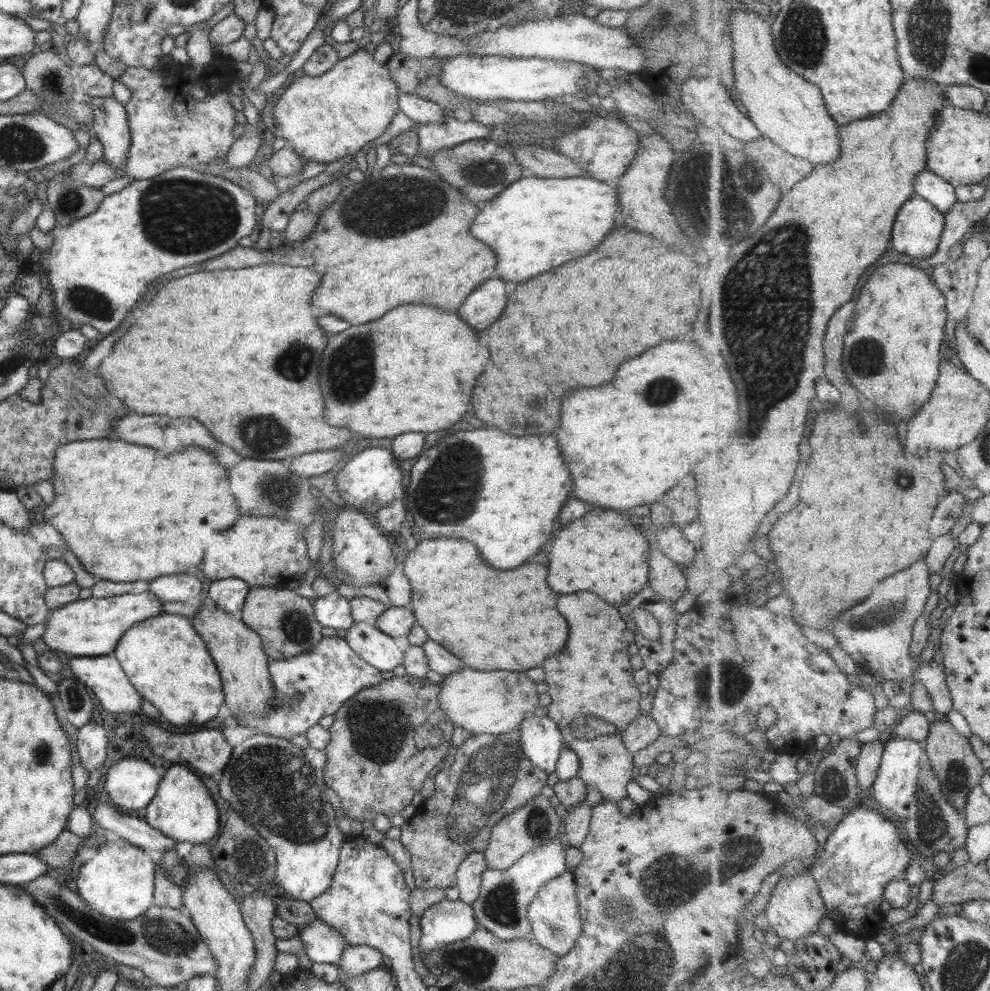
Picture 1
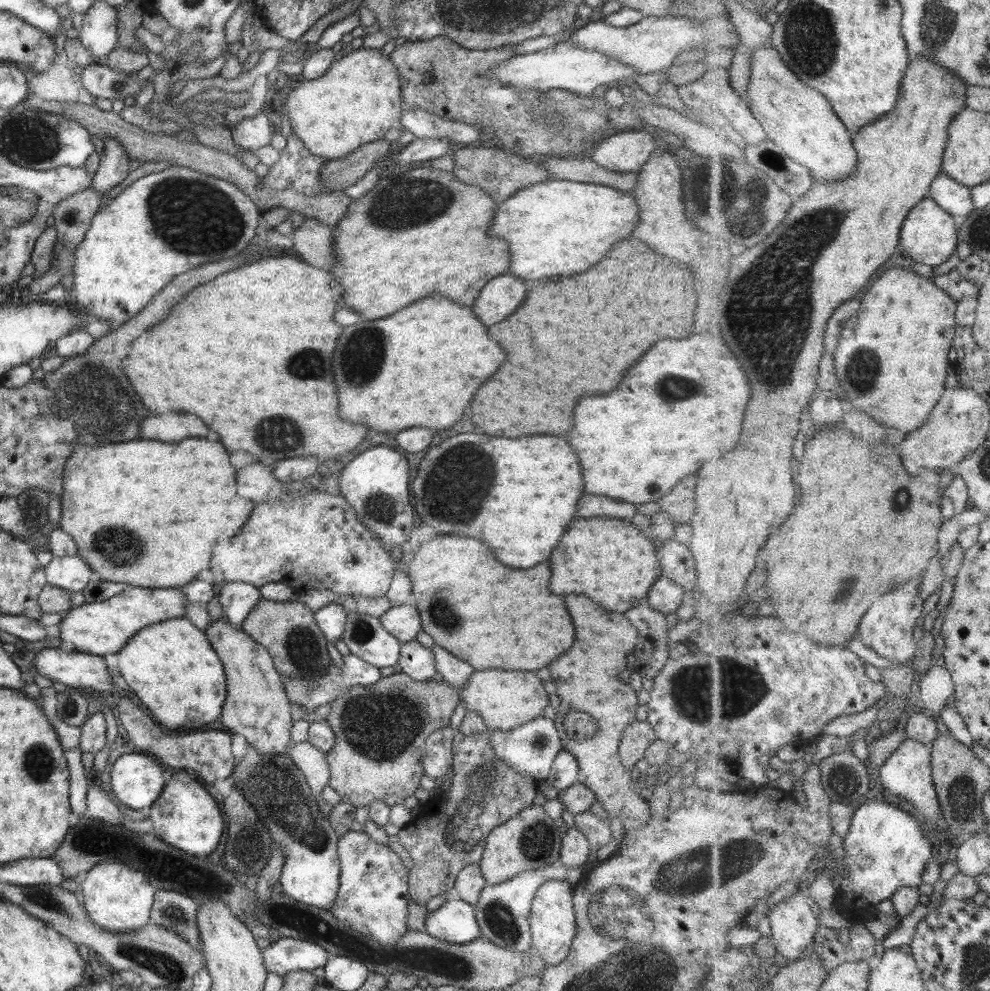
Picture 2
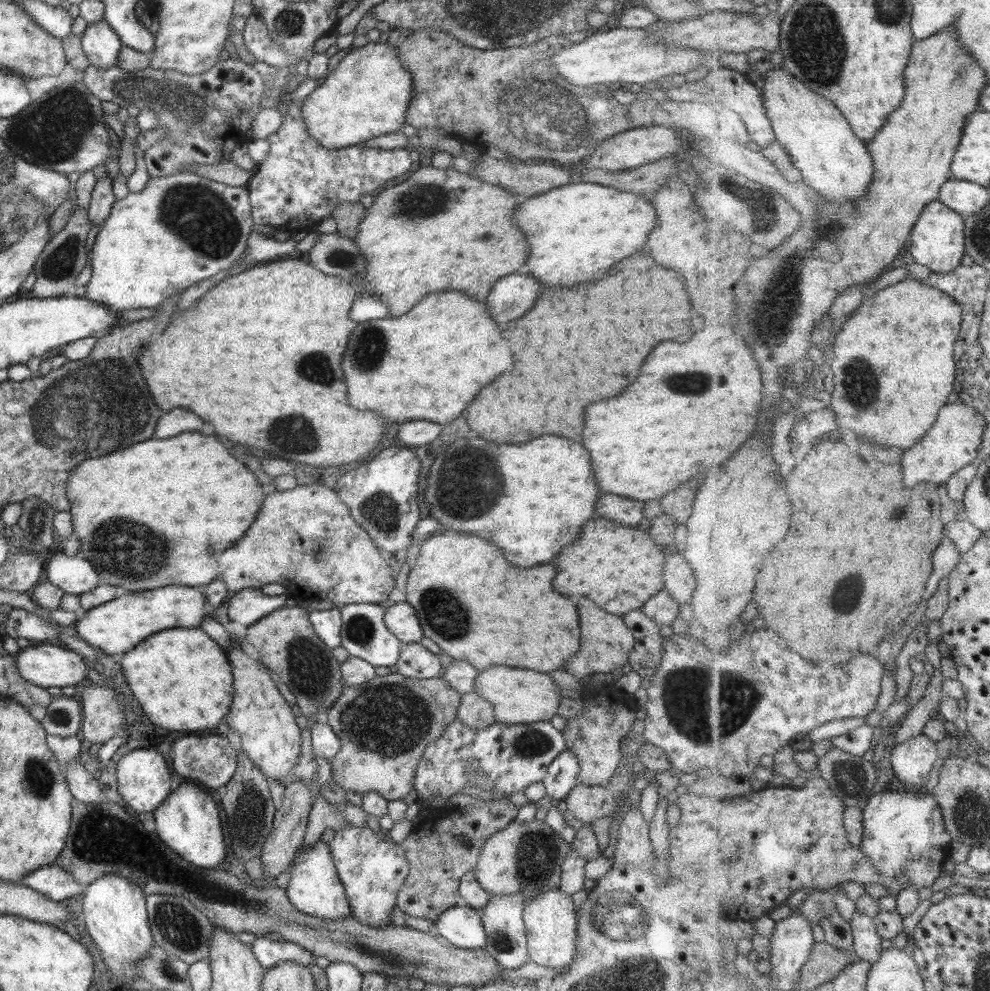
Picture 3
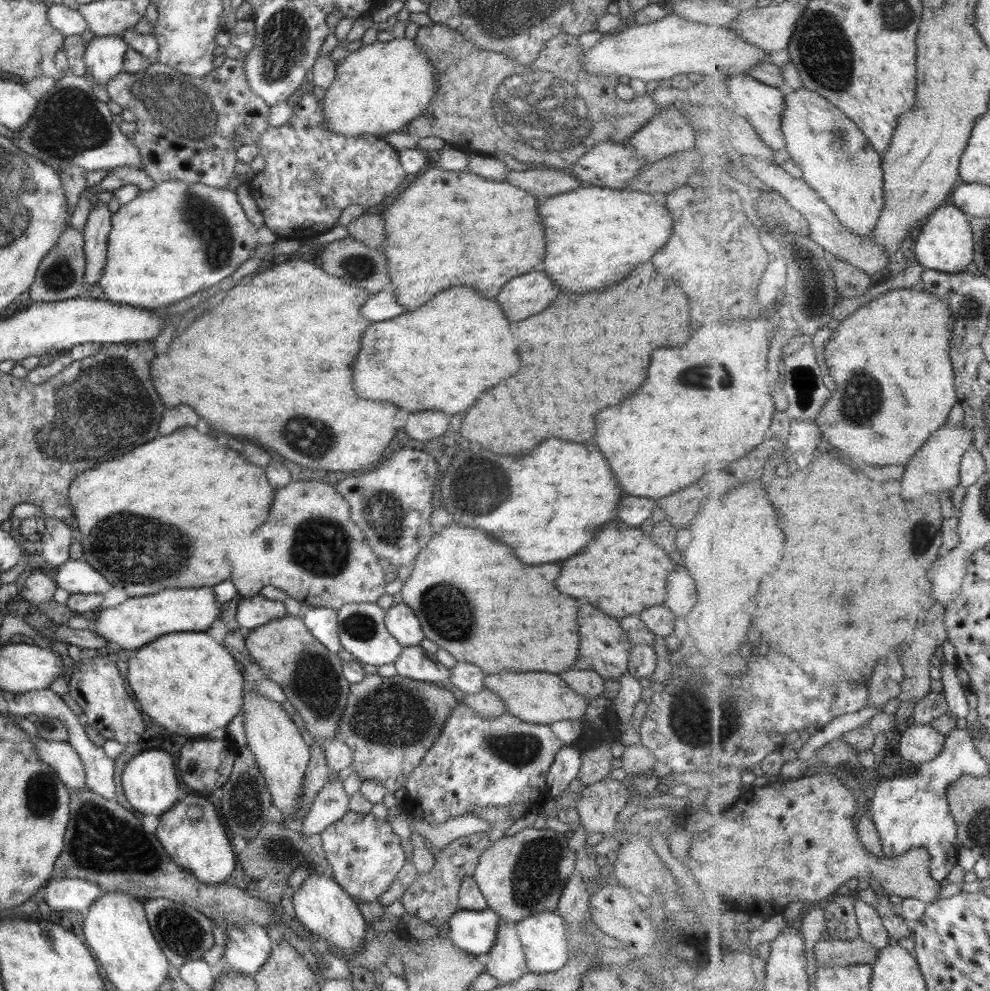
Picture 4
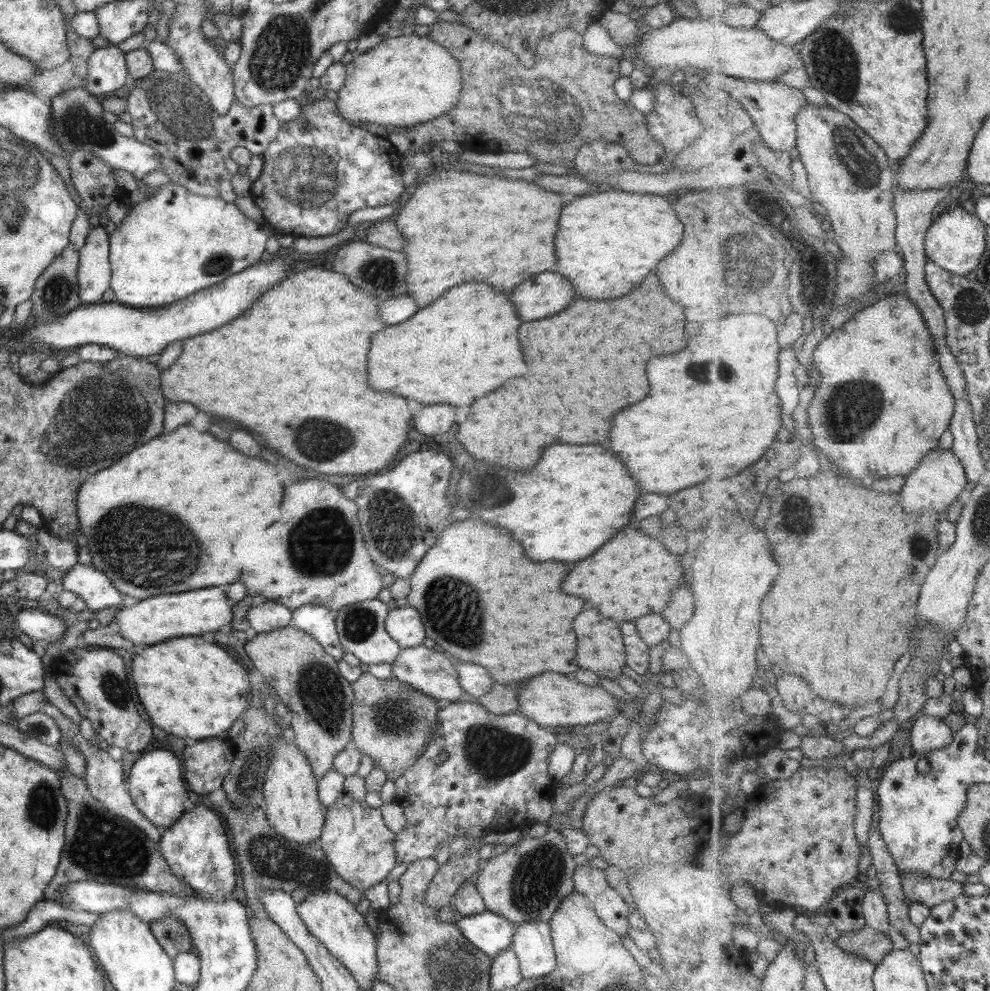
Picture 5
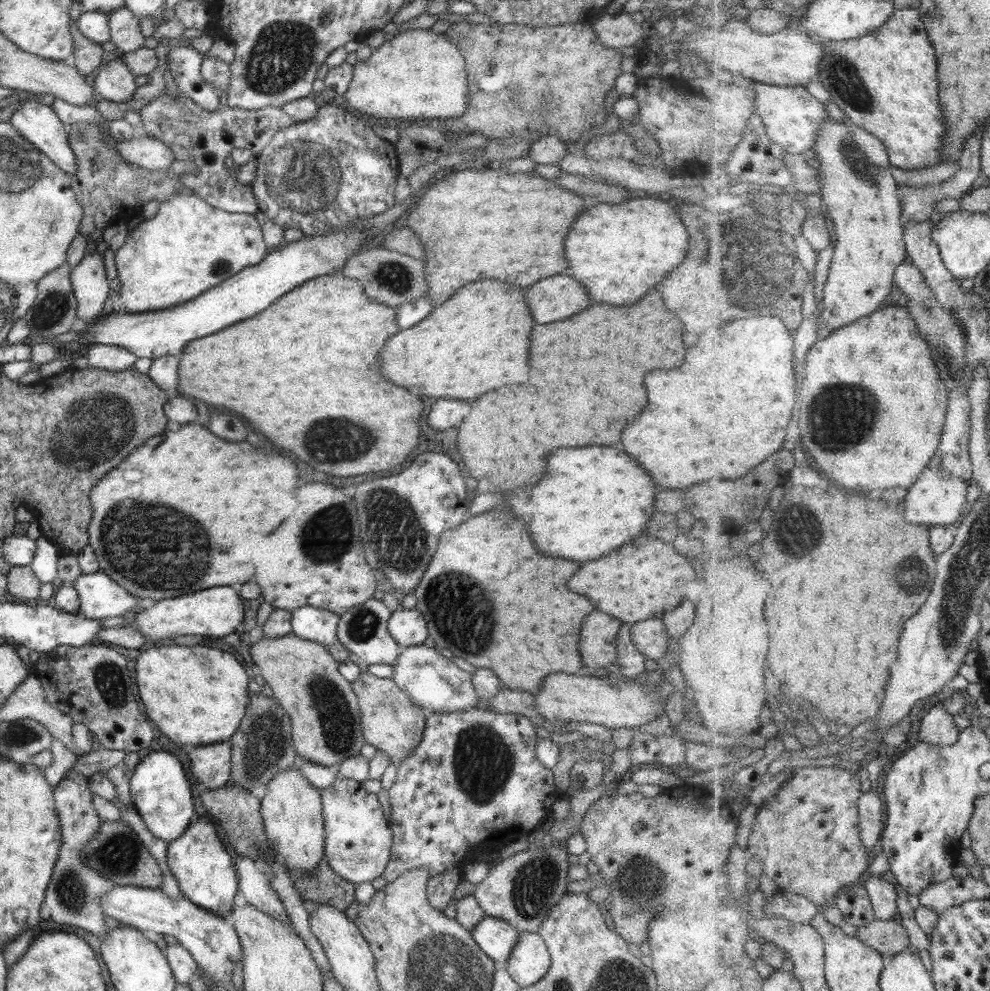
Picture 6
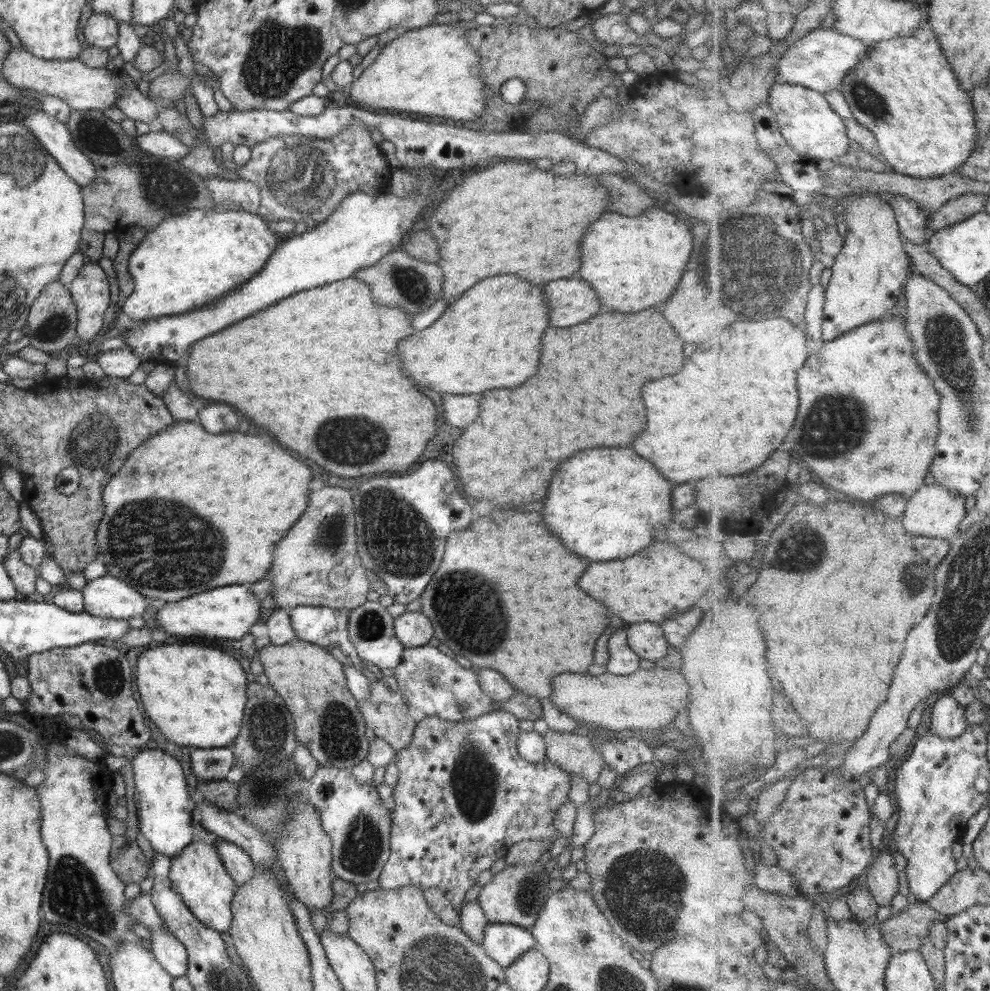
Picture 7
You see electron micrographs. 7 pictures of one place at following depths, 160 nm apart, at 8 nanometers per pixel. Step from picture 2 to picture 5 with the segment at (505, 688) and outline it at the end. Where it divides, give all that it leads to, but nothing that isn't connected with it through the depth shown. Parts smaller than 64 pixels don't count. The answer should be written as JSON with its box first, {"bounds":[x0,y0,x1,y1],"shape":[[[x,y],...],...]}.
{"bounds":[512,672,623,730],"shape":[[[543,672],[543,674],[533,676],[527,682],[521,682],[519,686],[512,688],[517,688],[516,701],[519,706],[517,712],[545,730],[557,726],[571,728],[601,722],[621,713],[617,704],[623,702],[621,699],[612,697],[599,684],[595,686],[584,685],[576,680],[569,680],[561,674],[555,674],[555,672]]]}

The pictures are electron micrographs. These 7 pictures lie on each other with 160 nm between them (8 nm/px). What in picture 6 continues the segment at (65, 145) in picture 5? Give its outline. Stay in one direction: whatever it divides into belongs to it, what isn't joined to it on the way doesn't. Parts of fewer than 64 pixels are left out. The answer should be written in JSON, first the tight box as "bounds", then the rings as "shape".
{"bounds":[114,131,173,170],"shape":[[[140,131],[130,140],[115,141],[114,150],[125,162],[145,170],[165,169],[173,162],[172,152],[160,140]]]}

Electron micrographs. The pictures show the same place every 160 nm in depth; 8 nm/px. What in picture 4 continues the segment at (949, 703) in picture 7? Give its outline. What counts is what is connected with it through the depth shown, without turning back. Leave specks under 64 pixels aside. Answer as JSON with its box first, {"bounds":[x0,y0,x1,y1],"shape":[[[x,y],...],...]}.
{"bounds":[900,724,948,768],"shape":[[[932,724],[912,725],[902,730],[900,754],[903,761],[909,761],[917,768],[936,760],[943,751],[948,736],[937,731]]]}

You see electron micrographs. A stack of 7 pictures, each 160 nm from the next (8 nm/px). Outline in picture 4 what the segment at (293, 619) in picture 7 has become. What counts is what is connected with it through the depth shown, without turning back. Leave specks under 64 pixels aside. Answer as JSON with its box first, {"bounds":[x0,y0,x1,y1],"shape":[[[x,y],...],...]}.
{"bounds":[300,607,339,654],"shape":[[[308,607],[300,615],[305,628],[333,654],[339,650],[337,611],[327,607]]]}

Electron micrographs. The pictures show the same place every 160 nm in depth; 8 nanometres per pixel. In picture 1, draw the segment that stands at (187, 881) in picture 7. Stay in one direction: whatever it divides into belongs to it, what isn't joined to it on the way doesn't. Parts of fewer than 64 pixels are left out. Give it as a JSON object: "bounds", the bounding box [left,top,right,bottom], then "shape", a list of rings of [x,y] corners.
{"bounds":[143,765,217,846],"shape":[[[182,765],[171,766],[165,770],[157,786],[155,796],[143,809],[145,822],[175,840],[177,844],[189,842],[191,845],[203,846],[217,835],[217,809],[205,786]]]}

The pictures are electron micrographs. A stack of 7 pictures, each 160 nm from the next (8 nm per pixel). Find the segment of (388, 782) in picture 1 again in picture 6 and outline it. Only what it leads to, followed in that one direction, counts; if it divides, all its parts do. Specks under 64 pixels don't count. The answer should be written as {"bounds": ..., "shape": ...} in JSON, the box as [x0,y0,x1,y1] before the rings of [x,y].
{"bounds":[350,671,427,766],"shape":[[[360,671],[350,685],[358,700],[363,741],[376,752],[385,754],[387,761],[397,766],[421,743],[427,711],[414,705],[390,678],[377,678],[368,671]]]}

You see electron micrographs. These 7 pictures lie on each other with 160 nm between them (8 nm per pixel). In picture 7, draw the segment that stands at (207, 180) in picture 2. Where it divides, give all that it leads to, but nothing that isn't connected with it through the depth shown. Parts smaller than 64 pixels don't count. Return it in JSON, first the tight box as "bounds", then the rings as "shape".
{"bounds":[121,209,280,322],"shape":[[[191,209],[178,215],[166,216],[166,219],[157,224],[157,228],[146,233],[126,260],[127,272],[133,282],[133,292],[125,300],[121,310],[131,320],[145,322],[160,316],[180,315],[200,309],[213,300],[223,298],[229,290],[237,288],[237,285],[260,271],[280,243],[280,238],[267,229],[264,219],[248,212]]]}

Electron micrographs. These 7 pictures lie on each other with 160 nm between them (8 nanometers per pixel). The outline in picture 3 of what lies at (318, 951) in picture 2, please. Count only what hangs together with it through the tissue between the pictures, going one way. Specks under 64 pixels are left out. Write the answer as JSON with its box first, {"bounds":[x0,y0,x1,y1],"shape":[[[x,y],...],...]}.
{"bounds":[249,935,313,970],"shape":[[[257,935],[255,941],[249,946],[263,970],[273,968],[288,960],[308,967],[309,962],[313,960],[313,956],[308,950],[289,941],[269,941],[263,939],[261,935]]]}

